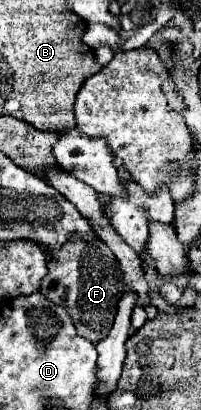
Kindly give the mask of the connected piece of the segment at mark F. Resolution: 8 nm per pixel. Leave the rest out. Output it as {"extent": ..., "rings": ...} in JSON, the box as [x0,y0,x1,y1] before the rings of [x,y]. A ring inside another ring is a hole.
{"extent":[40,233,126,343],"rings":[[[76,233],[60,249],[48,249],[46,257],[48,275],[40,283],[40,293],[68,311],[82,337],[92,343],[102,341],[114,323],[118,299],[126,289],[118,259],[114,259],[114,253],[100,241],[98,235],[94,241],[86,241]]]}

